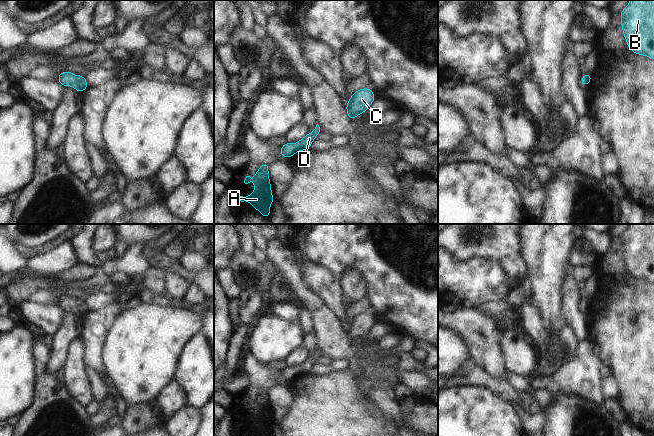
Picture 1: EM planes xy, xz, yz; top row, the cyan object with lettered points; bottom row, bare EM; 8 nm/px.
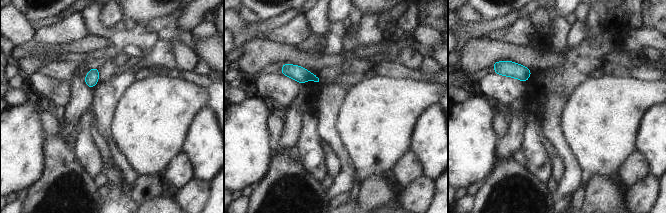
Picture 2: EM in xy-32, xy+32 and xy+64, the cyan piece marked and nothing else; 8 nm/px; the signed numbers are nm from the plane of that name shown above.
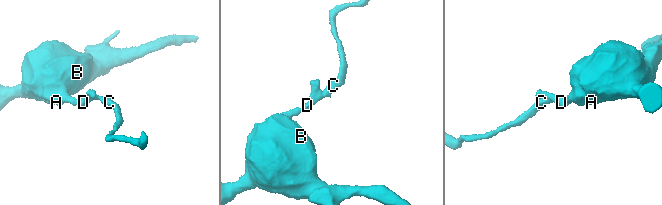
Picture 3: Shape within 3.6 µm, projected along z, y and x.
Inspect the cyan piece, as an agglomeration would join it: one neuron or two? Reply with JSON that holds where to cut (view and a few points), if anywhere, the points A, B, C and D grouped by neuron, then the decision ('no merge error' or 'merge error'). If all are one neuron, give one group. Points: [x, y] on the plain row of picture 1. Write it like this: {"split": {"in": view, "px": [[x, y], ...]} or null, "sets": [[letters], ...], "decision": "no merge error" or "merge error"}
{"split": null, "sets": [["A", "B", "C", "D"]], "decision": "no merge error"}

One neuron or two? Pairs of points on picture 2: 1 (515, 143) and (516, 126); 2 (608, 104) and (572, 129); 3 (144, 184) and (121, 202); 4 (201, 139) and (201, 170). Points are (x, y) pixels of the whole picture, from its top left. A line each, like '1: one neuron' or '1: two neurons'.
1: one neuron
2: one neuron
3: two neurons
4: one neuron

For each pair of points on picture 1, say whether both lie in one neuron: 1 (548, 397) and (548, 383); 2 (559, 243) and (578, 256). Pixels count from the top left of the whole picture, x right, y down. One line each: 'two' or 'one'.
1: two
2: two

